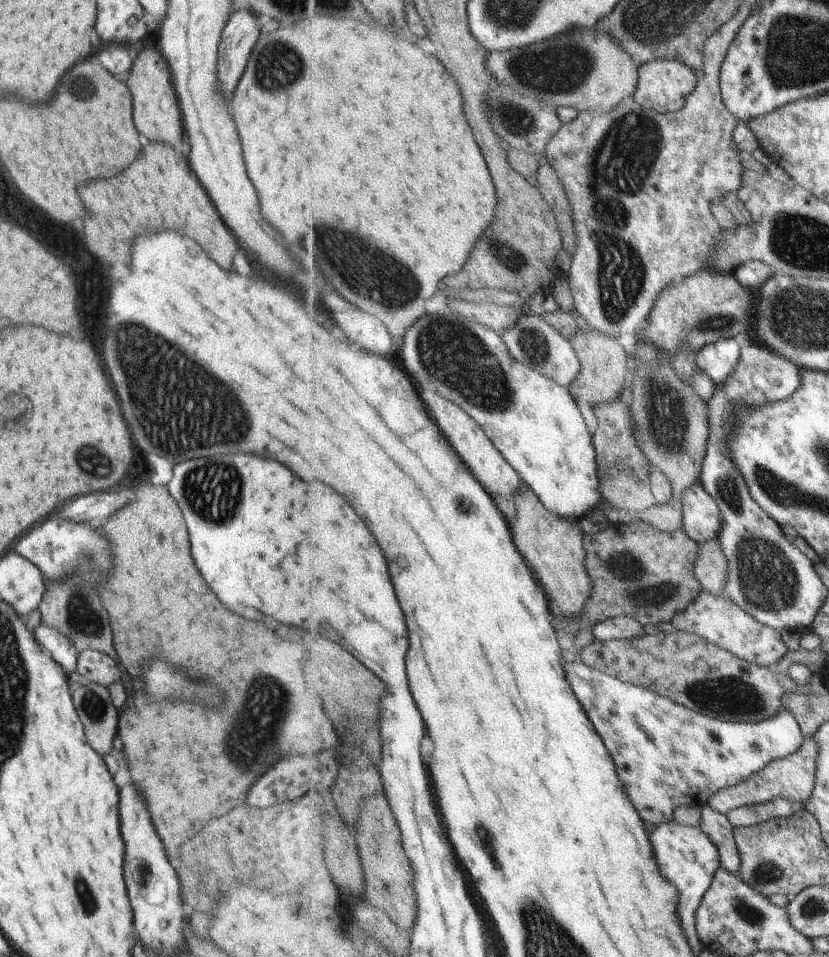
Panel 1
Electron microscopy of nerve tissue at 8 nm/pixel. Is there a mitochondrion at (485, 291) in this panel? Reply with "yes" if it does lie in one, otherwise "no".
no

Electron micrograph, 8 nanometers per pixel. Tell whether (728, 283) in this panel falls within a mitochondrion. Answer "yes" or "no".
no

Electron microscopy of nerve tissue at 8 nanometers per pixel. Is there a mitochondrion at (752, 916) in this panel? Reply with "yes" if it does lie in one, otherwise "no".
yes

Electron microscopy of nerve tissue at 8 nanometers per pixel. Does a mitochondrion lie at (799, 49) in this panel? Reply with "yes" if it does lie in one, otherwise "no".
yes

